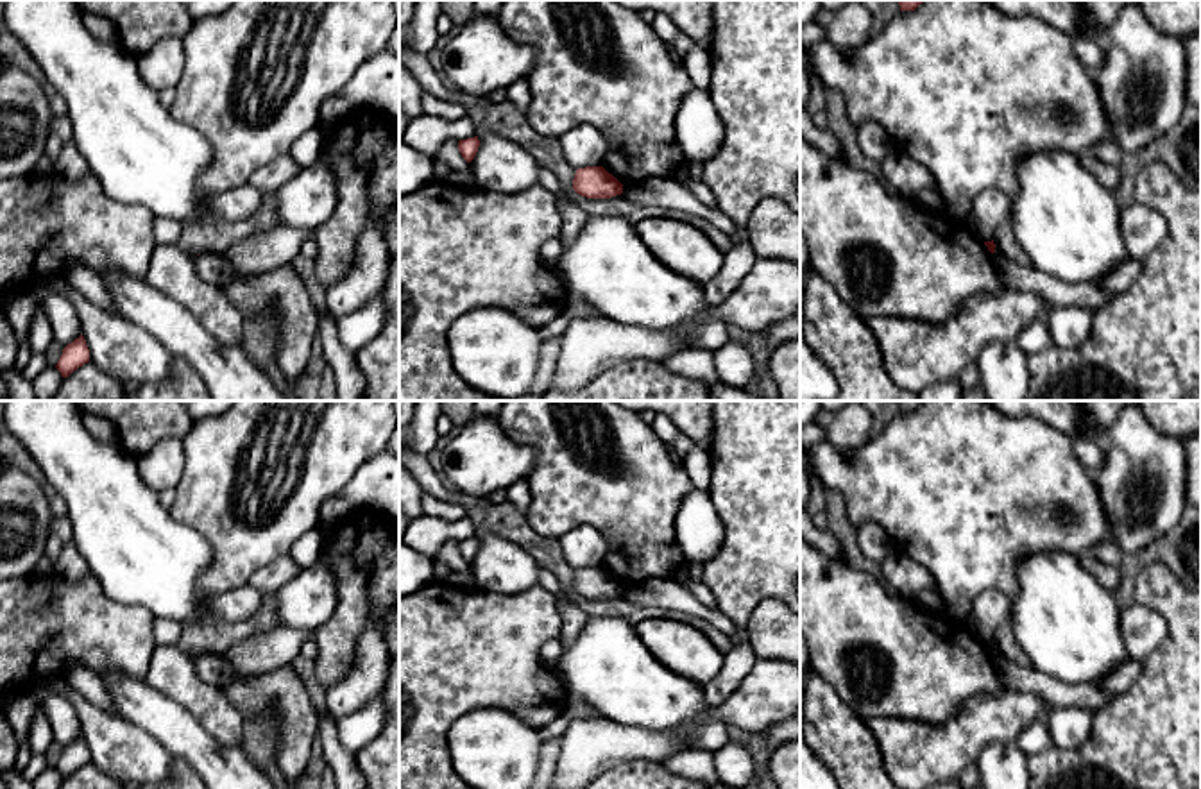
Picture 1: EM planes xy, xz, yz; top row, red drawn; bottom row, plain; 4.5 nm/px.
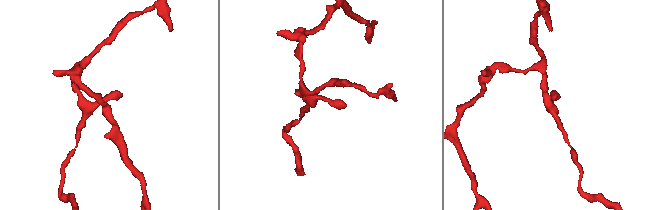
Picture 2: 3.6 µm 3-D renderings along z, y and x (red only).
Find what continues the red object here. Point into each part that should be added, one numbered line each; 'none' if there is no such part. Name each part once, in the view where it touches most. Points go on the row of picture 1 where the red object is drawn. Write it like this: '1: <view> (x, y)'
none

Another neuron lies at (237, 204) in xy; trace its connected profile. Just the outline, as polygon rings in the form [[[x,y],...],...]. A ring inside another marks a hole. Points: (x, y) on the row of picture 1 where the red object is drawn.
[[[251,184],[208,193],[209,216],[217,222],[243,222],[261,206],[263,191]]]

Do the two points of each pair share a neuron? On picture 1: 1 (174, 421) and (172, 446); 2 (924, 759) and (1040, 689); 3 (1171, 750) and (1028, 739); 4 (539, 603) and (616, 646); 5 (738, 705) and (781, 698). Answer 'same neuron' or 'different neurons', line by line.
1: different neurons
2: different neurons
3: different neurons
4: different neurons
5: same neuron

